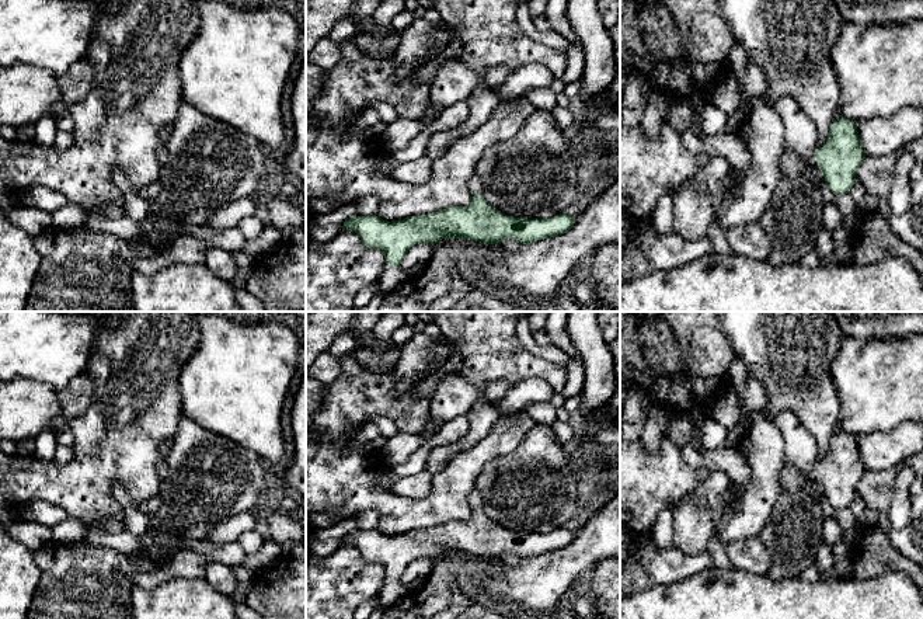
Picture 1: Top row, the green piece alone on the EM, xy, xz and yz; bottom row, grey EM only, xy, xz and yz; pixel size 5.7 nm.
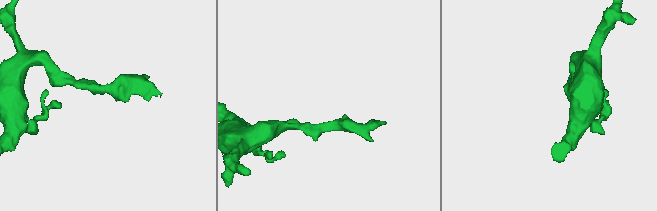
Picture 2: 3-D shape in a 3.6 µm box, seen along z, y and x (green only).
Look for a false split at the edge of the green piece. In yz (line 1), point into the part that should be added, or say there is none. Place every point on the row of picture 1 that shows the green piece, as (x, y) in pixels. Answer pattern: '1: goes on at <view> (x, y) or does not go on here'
1: goes on at yz (801, 135)

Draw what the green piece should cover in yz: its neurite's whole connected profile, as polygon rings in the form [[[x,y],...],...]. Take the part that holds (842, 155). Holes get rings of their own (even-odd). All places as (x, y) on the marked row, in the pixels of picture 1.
[[[781,98],[772,104],[784,124],[787,145],[800,156],[818,161],[825,182],[835,195],[849,194],[857,168],[865,157],[857,122],[843,117],[835,119],[826,143],[819,147],[816,126],[805,117],[795,100]]]

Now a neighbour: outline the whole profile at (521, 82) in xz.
[[[530,63],[512,70],[508,79],[491,88],[502,101],[526,97],[537,88],[550,88],[555,77],[543,65]]]

